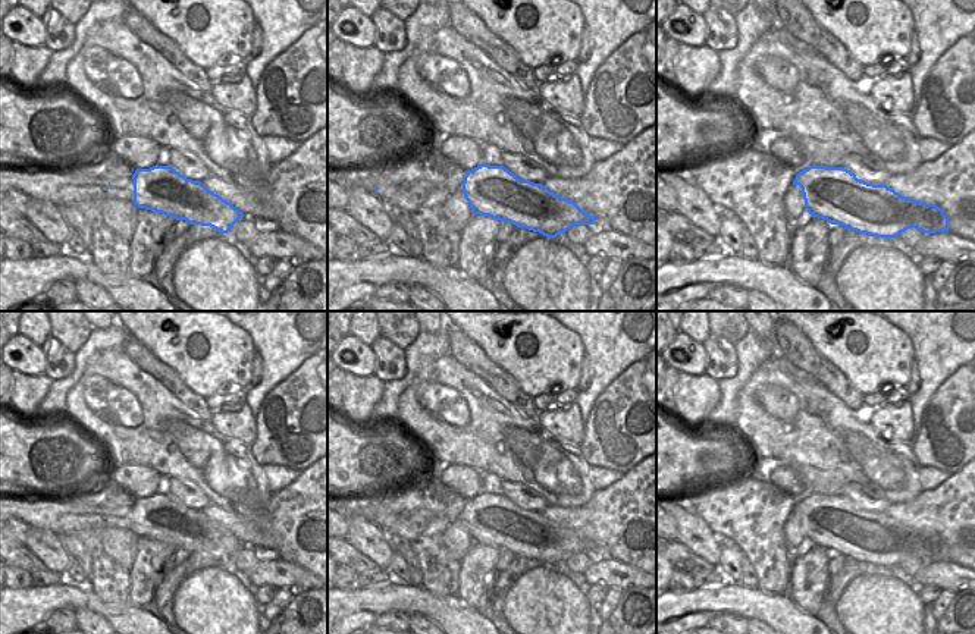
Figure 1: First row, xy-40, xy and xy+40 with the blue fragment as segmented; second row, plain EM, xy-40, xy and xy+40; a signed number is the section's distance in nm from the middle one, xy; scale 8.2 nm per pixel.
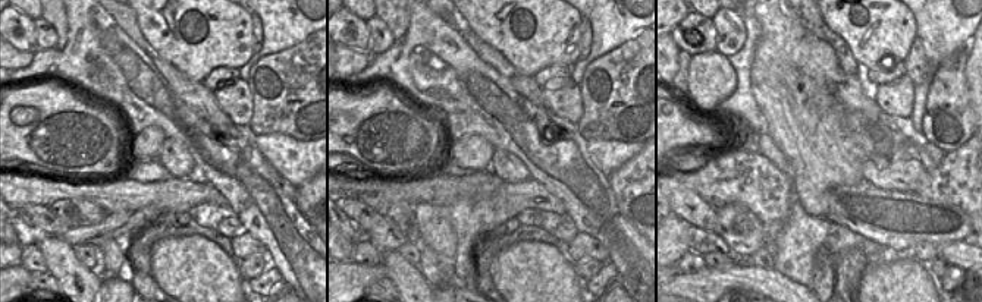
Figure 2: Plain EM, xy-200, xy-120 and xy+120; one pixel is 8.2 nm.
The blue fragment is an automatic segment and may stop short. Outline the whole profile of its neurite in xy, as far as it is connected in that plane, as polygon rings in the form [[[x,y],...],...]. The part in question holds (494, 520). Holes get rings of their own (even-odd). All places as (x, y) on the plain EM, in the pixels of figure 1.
[[[480,495],[468,499],[463,522],[473,543],[510,550],[517,556],[557,566],[576,553],[593,553],[596,546],[584,542],[574,530],[562,527],[542,512],[521,509],[501,495]]]

